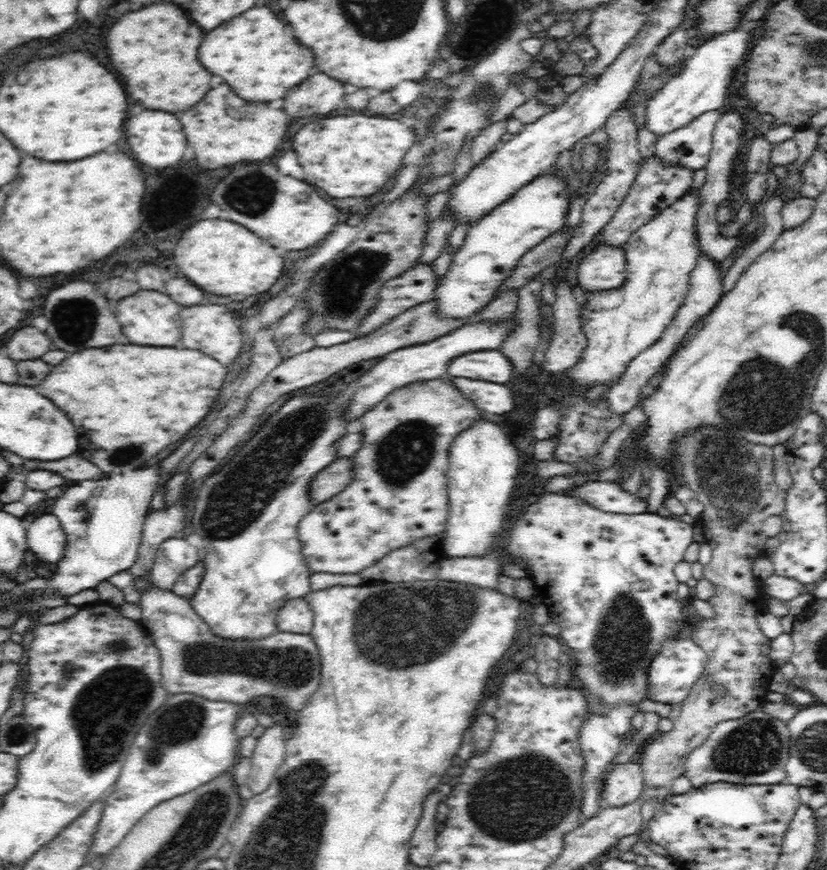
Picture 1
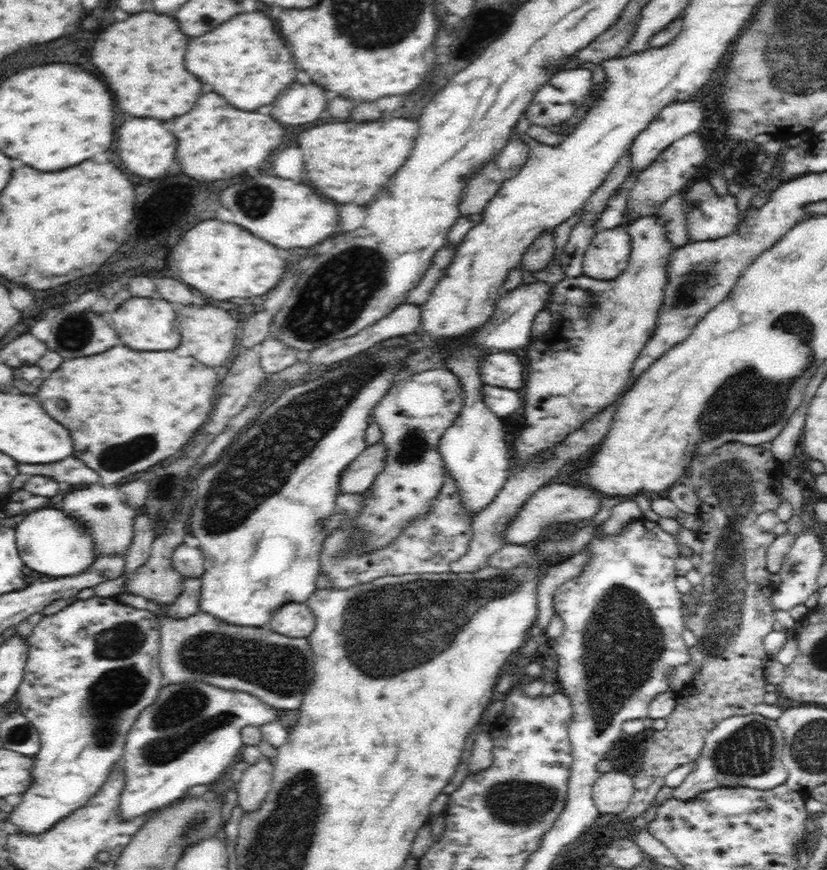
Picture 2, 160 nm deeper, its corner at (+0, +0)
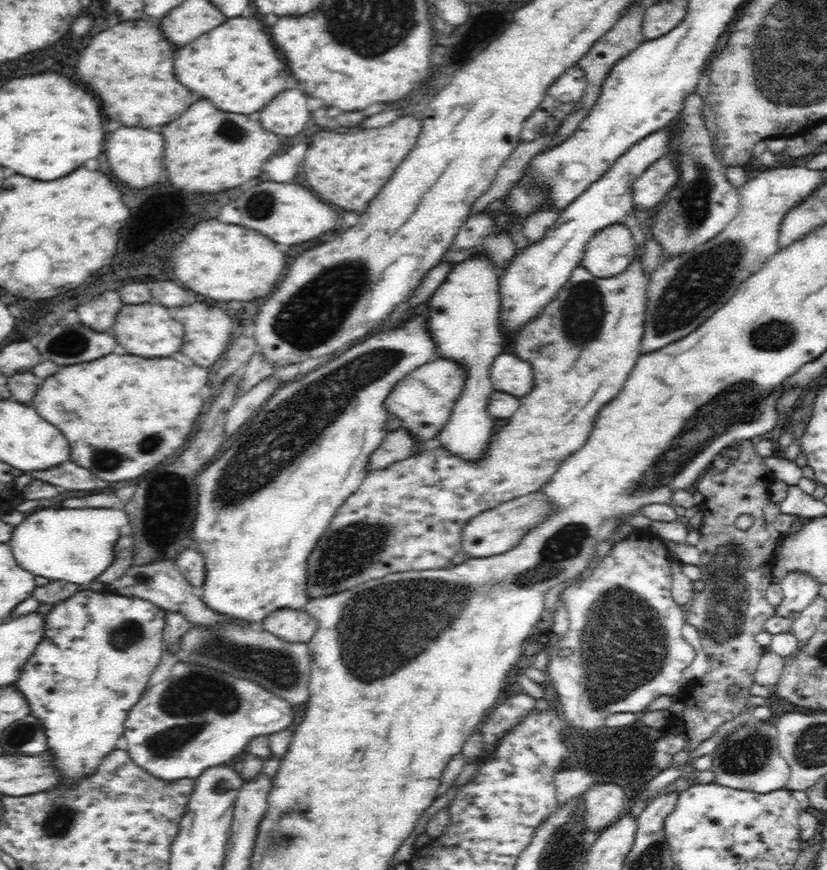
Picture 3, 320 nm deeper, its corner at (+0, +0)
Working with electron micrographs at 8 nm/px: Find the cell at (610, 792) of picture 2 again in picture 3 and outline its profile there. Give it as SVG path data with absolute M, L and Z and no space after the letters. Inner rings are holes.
M596 784L596 786L592 786L592 788L582 796L584 802L586 802L586 806L584 806L583 810L586 830L599 831L618 820L628 809L631 797L632 794L628 792L626 784L624 784L624 788L620 788L620 786L616 786L616 784Z

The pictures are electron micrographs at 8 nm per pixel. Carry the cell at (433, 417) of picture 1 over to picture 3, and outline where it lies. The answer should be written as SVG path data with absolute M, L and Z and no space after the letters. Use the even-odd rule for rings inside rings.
M436 356L434 360L409 372L397 387L392 389L386 400L386 411L392 417L402 420L404 429L420 440L416 444L424 446L434 436L438 436L448 422L454 405L461 396L466 383L466 369L460 363L446 357Z

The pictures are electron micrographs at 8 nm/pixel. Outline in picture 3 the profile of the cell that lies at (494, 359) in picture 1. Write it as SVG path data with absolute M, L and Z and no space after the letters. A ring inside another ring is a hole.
M499 354L490 367L490 380L494 390L522 397L534 386L532 365L516 354Z

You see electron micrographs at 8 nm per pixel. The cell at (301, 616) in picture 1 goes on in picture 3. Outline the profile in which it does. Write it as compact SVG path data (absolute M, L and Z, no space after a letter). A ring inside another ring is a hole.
M286 609L272 612L259 625L288 643L308 643L316 633L318 621L306 610Z

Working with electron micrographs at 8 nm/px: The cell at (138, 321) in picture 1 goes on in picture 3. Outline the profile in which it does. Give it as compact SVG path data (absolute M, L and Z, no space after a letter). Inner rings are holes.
M134 304L120 308L120 314L116 316L116 322L112 326L112 336L122 348L126 348L128 354L154 358L172 356L174 352L180 352L184 342L184 328L170 316L170 310L160 304Z

